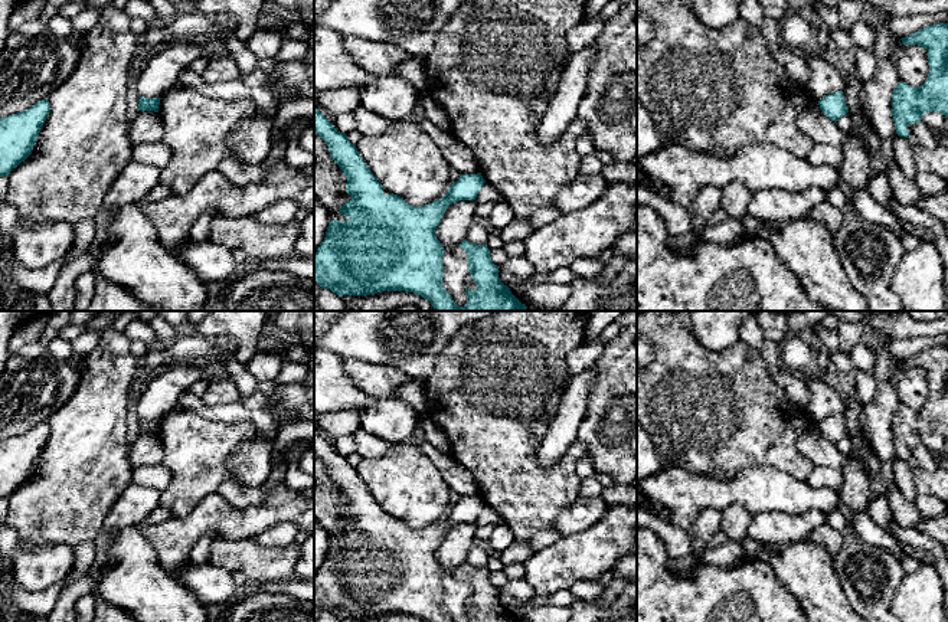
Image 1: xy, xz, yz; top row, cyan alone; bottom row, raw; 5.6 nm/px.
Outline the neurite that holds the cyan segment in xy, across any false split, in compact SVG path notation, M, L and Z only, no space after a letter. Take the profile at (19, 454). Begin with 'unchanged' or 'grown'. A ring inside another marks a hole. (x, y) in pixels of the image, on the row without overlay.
unchanged; M48 420L0 441L0 498L9 498L33 472L50 433Z

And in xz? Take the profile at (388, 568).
unchanged; M314 431L314 455L327 466L330 479L347 500L346 515L352 518L340 530L347 541L330 543L326 560L314 577L314 603L337 618L370 618L383 613L406 613L426 622L452 622L442 609L445 572L435 559L447 530L460 523L475 523L486 502L481 495L461 497L442 521L425 528L411 528L398 517L385 517L385 510L372 497L347 458Z

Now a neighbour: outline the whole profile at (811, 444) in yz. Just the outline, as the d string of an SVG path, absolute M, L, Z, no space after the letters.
M813 422L811 426L798 438L797 449L810 459L814 466L834 466L843 469L849 456L841 454Z

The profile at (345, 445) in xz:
M353 435L334 439L333 449L346 458L356 452L356 441Z

